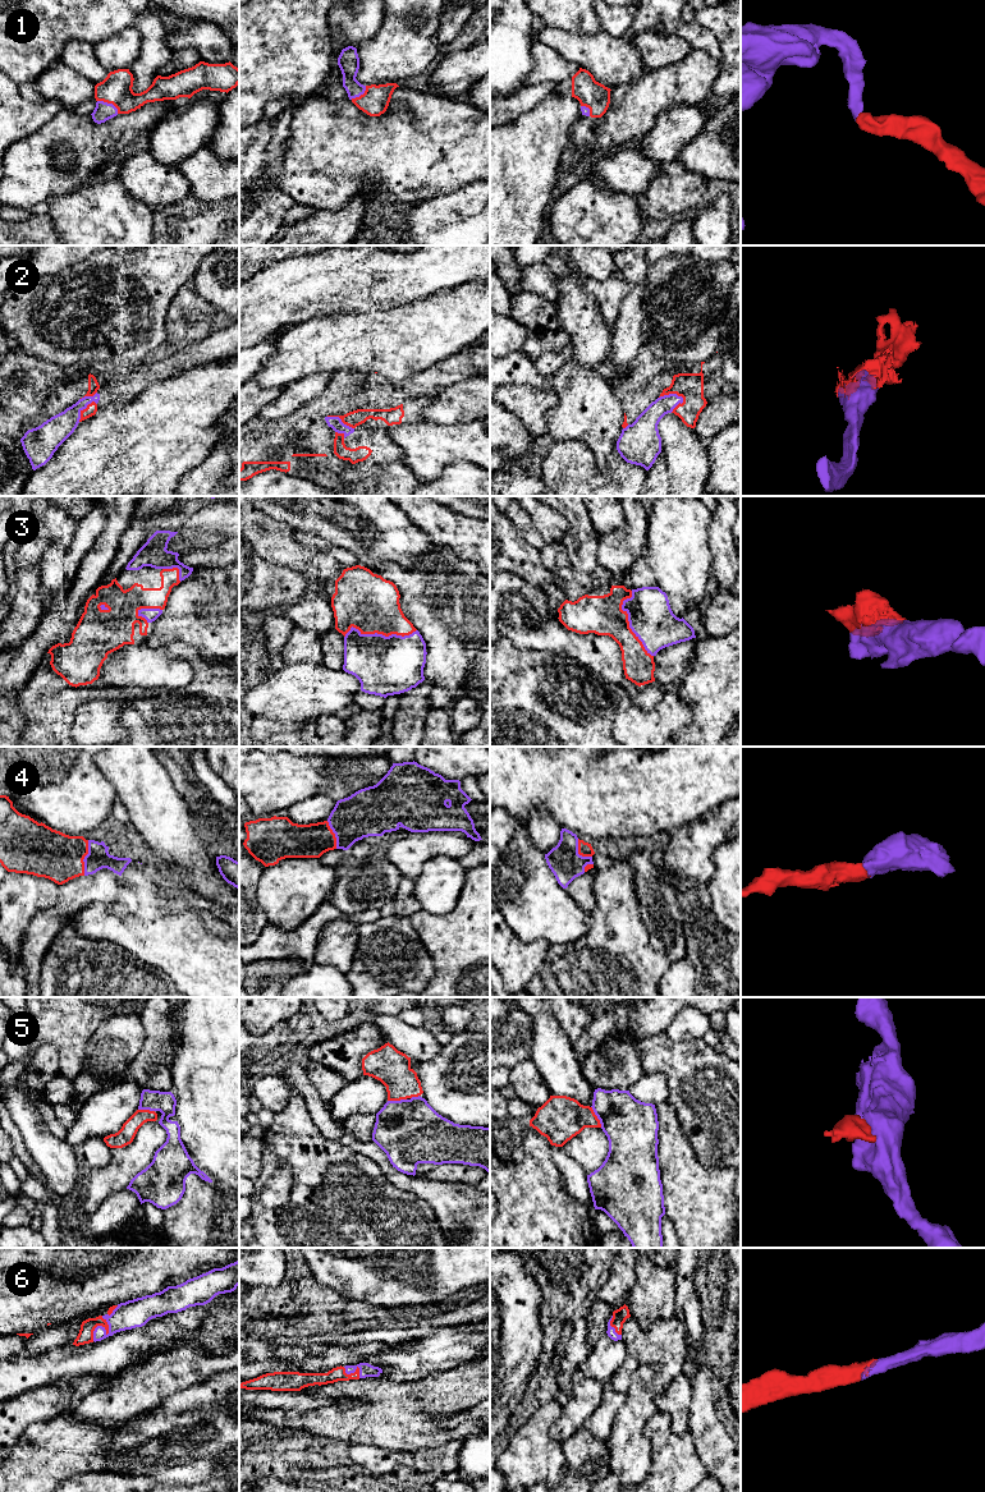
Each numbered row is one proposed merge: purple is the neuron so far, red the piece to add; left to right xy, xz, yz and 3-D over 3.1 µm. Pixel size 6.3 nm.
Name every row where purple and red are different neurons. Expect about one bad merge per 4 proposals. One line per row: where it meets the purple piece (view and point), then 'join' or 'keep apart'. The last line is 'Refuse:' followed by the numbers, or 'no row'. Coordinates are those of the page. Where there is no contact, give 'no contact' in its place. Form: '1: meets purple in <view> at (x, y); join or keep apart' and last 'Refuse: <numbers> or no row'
1: meets purple in xy at (109, 104); join
2: meets purple in yz at (673, 394); join
3: meets purple in xz at (379, 634); join
4: meets purple in xy at (85, 858); join
5: meets purple in yz at (596, 1115); join
6: meets purple in xy at (101, 1326); join
Refuse: no row

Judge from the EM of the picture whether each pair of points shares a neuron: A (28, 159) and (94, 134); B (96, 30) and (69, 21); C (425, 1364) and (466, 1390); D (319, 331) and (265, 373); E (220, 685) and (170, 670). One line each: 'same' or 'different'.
A: same
B: same
C: different
D: same
E: different

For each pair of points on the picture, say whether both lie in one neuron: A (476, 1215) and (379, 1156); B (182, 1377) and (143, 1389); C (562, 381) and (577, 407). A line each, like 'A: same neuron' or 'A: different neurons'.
A: same neuron
B: same neuron
C: same neuron

